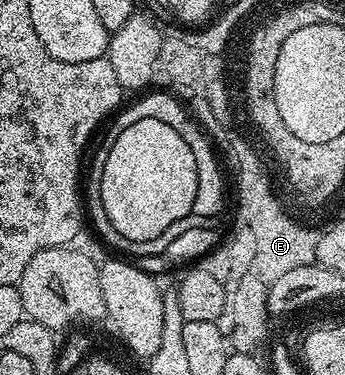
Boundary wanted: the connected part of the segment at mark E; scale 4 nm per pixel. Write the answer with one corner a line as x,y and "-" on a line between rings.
211,71
210,76
204,76
208,81
208,88
206,91
206,101
208,100
208,108
200,108
197,110
195,117
199,120
203,131
206,132
207,137
211,143
217,148
221,154
223,163
234,172
236,180
236,210
234,212
234,220
230,228
230,232
225,233
224,241
219,243
213,252
209,255
203,256
201,260
197,261
197,271
211,276
224,291
229,293
236,284
238,284
244,277
256,276
261,282
264,282
266,287
272,283
276,283
280,278
293,271
299,269
300,266
312,264
317,261
319,238
321,231
314,228
306,228
300,226
296,221
292,220
287,212
284,210
281,202
274,194
272,182
268,176
268,172
261,160
258,159
257,152
244,140
243,136
234,129
234,116
232,114
232,106
228,103
228,94
224,86
223,80
220,78
218,71

